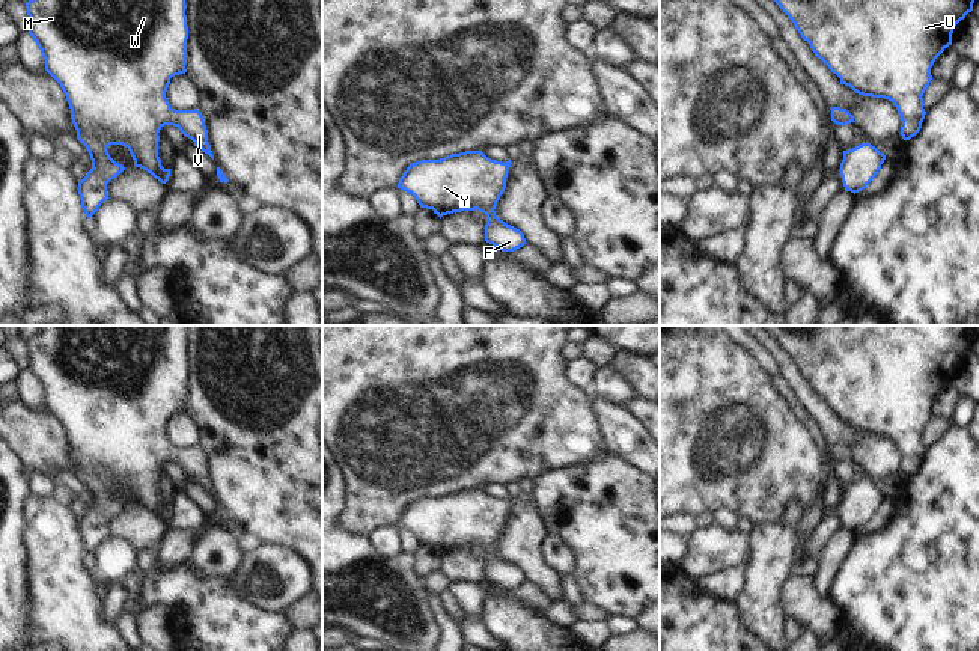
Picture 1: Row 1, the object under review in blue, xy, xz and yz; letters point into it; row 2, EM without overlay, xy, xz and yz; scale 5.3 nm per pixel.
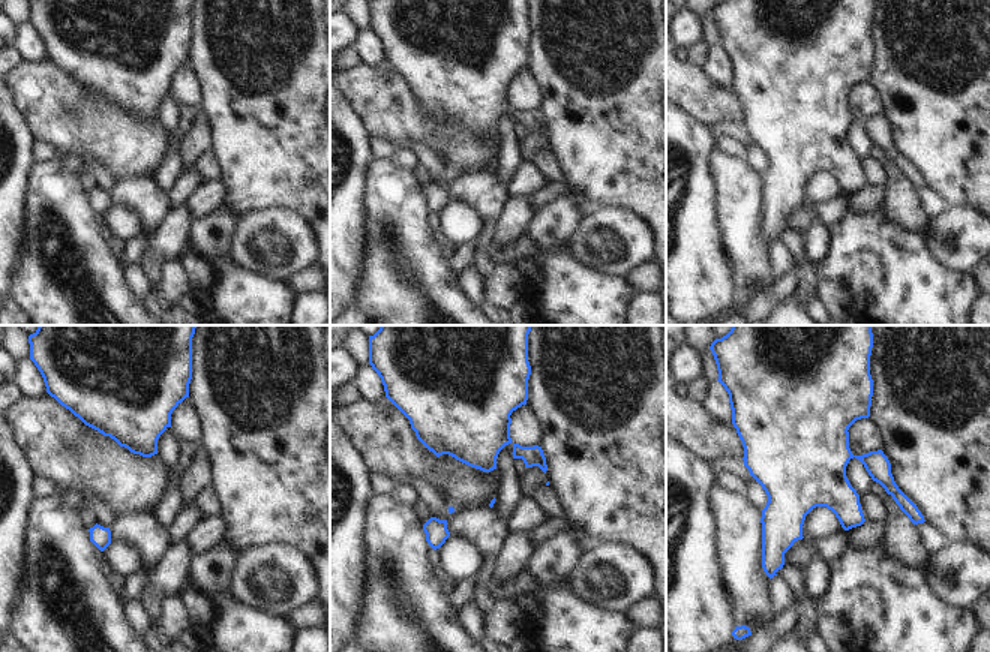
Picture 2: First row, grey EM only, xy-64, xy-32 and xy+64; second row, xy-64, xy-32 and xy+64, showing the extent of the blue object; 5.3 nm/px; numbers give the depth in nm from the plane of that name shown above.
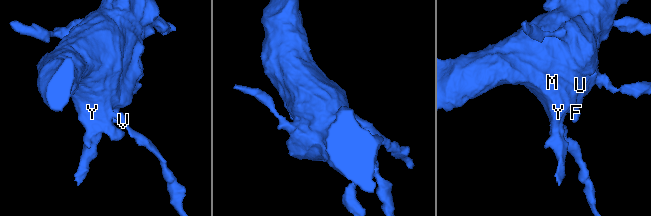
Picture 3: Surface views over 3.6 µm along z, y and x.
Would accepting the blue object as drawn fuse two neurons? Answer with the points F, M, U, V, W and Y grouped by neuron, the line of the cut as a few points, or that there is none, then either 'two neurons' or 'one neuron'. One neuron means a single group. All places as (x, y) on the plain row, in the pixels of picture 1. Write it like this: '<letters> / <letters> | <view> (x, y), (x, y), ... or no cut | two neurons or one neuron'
F M U V W Y | no cut | one neuron

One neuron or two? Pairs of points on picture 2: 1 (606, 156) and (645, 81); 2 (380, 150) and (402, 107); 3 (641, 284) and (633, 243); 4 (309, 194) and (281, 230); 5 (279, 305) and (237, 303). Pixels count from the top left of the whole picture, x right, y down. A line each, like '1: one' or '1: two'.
1: one
2: two
3: two
4: two
5: one

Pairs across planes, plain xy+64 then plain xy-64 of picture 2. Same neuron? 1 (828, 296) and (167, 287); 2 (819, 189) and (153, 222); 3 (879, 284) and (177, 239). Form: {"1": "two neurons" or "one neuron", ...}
{"1": "one neuron", "2": "one neuron", "3": "two neurons"}

